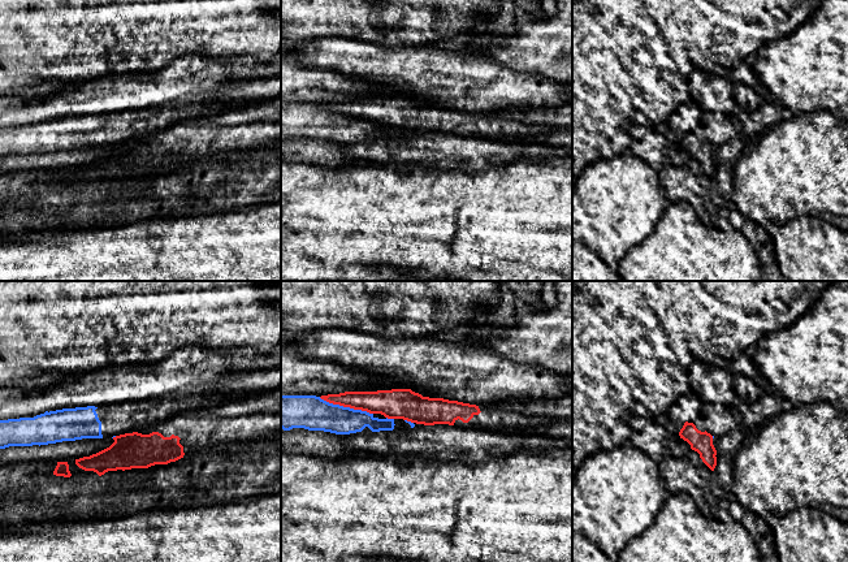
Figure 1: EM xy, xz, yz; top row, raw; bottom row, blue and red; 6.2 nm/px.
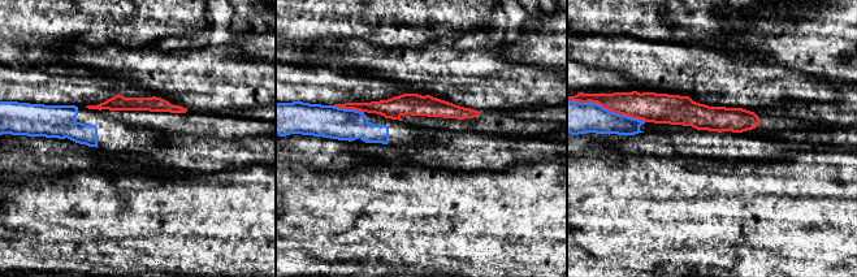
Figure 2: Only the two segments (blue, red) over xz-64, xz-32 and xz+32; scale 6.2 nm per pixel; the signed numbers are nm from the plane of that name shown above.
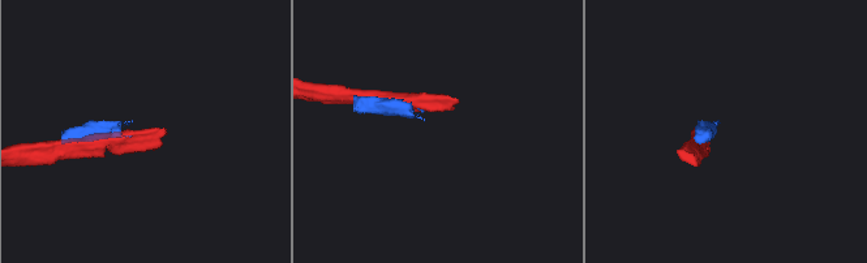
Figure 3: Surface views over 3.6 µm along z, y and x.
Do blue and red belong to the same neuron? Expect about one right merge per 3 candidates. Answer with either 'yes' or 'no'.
no

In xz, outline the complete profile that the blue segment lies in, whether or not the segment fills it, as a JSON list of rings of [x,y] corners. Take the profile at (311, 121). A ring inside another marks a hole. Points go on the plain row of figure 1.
[[[281,103],[281,137],[304,137],[324,139],[336,143],[362,140],[368,135],[372,140],[408,139],[424,133],[403,127],[378,127],[373,122],[329,112],[316,104],[282,104]]]

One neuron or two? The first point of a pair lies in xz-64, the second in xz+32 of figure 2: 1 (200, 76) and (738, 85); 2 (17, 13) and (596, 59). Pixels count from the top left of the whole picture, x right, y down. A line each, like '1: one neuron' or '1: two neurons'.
1: one neuron
2: two neurons

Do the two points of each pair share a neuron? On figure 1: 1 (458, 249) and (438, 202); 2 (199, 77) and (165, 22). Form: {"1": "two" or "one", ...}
{"1": "one", "2": "two"}

